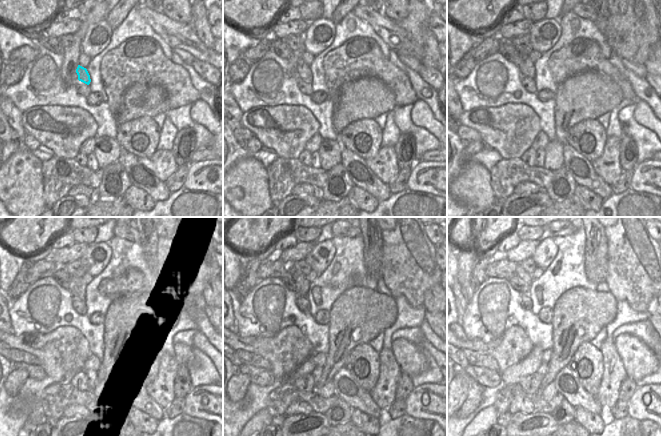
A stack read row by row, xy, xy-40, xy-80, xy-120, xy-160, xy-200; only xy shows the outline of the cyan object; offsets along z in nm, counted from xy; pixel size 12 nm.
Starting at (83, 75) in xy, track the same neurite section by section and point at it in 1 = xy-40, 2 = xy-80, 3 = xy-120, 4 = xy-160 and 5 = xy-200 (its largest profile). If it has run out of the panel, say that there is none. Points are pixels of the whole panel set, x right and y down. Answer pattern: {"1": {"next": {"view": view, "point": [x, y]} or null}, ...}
{"1": {"next": {"view": "xy-40", "point": [305, 74]}}, "2": {"next": {"view": "xy-80", "point": [529, 72]}}, "3": {"next": {"view": "xy-120", "point": [81, 285]}}, "4": {"next": {"view": "xy-160", "point": [300, 278]}}, "5": {"next": {"view": "xy-200", "point": [526, 277]}}}

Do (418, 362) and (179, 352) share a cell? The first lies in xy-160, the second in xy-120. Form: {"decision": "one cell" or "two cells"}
{"decision": "one cell"}

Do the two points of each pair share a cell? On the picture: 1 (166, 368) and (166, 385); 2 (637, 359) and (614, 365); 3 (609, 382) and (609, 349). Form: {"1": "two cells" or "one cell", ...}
{"1": "one cell", "2": "two cells", "3": "one cell"}

